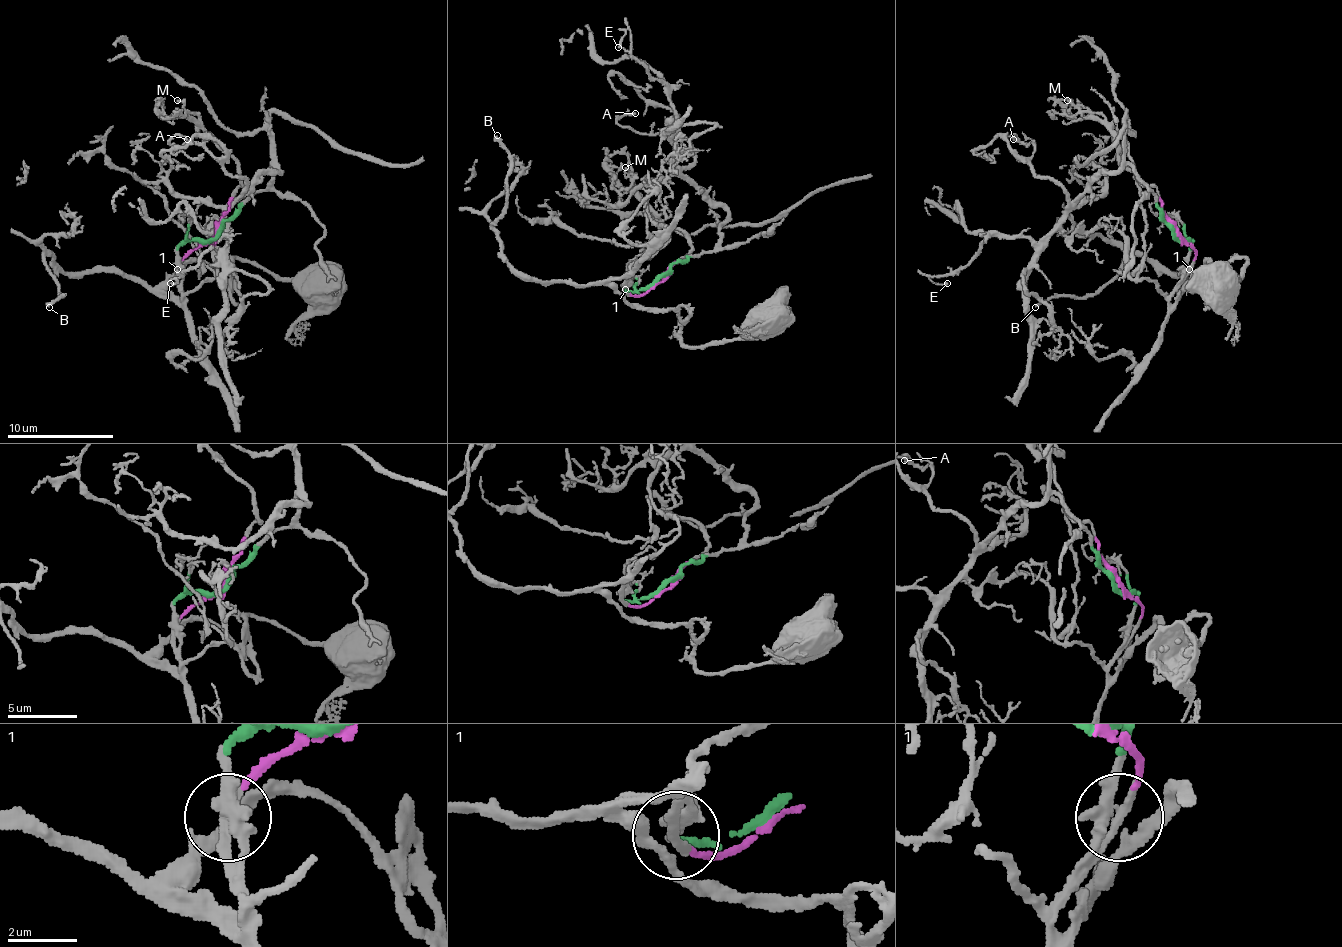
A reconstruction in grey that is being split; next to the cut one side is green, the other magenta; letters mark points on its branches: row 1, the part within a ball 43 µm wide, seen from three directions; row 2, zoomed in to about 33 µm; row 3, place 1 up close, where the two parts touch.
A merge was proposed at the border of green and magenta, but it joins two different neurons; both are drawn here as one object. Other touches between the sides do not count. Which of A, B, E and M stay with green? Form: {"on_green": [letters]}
{"on_green": ["A", "E"]}

